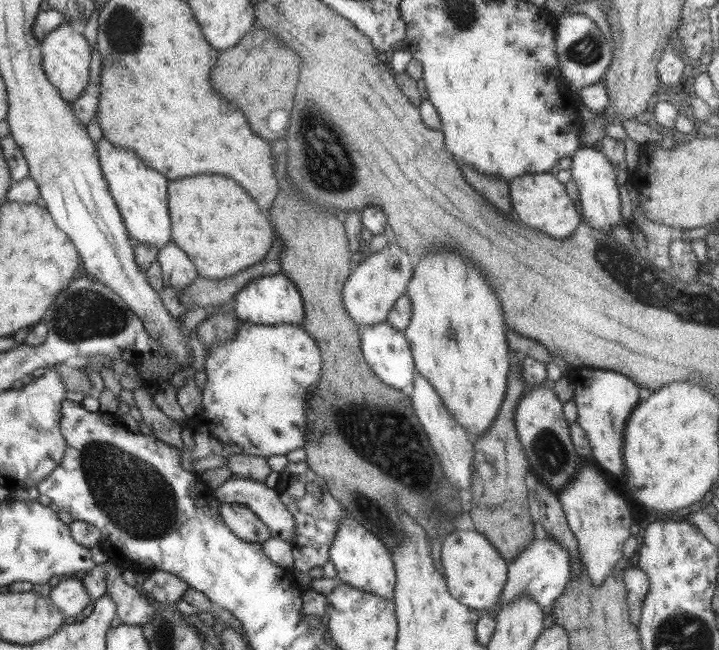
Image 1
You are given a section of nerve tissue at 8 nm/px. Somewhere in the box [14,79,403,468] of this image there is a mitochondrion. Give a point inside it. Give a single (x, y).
(84, 314)

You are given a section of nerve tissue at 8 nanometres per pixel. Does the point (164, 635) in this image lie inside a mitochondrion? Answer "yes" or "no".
yes

